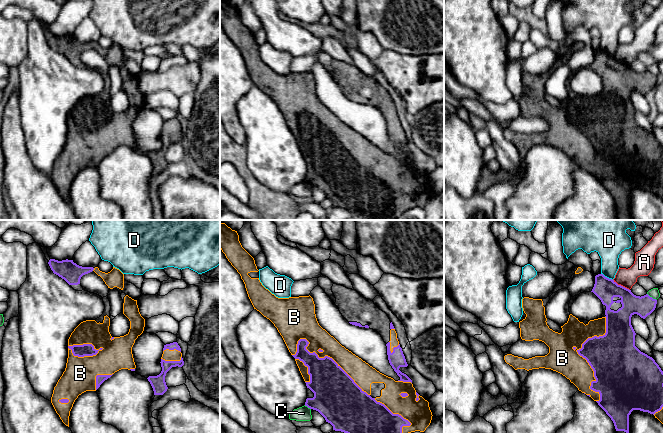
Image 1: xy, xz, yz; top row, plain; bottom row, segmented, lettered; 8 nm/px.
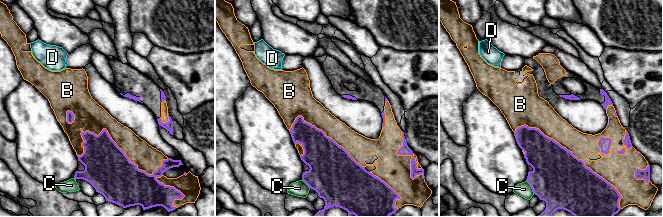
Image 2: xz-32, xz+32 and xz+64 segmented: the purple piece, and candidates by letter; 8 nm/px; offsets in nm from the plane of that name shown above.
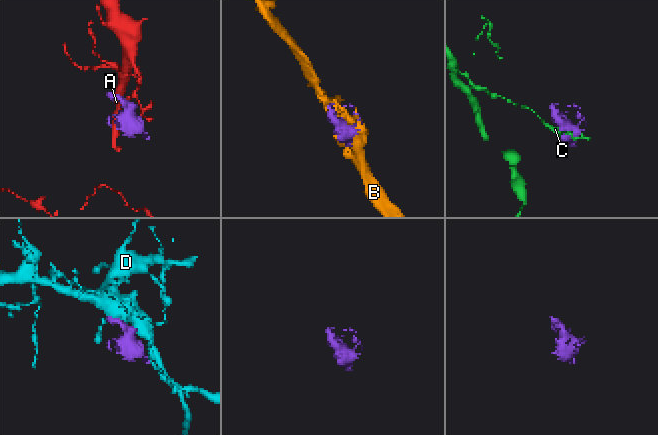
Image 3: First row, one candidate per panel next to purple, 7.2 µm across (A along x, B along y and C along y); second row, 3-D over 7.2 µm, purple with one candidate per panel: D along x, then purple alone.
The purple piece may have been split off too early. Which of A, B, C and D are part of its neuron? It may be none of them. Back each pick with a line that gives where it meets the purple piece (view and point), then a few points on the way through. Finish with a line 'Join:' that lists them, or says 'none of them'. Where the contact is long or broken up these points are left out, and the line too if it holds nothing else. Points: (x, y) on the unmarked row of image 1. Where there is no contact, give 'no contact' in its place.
B: meets purple in yz at (581, 131)
Join: B

